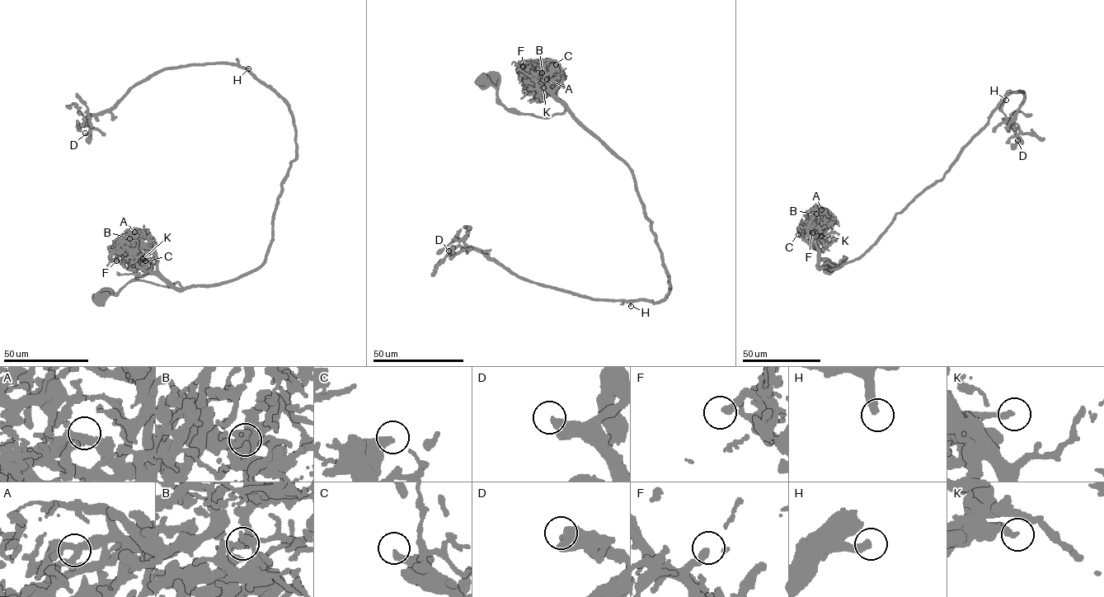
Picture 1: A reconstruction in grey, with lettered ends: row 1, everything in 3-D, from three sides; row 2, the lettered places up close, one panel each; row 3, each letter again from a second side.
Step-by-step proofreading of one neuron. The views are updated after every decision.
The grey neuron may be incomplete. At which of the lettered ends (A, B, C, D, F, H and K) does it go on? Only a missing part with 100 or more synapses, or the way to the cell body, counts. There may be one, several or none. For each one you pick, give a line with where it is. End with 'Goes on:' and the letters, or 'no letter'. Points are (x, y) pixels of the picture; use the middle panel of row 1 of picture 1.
H: (631, 306)
Goes on: H

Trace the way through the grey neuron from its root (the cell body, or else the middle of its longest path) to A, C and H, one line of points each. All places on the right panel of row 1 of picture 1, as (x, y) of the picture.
A: (830, 266), (826, 264), (840, 266), (846, 257), (834, 266), (828, 262), (819, 267), (808, 227), (821, 209)
C: (830, 266), (826, 264), (840, 266), (846, 257), (834, 266), (828, 262), (819, 267), (816, 248), (798, 234)
H: (830, 266), (846, 257), (820, 267), (835, 270), (864, 253), (897, 213), (942, 178), (1006, 100)

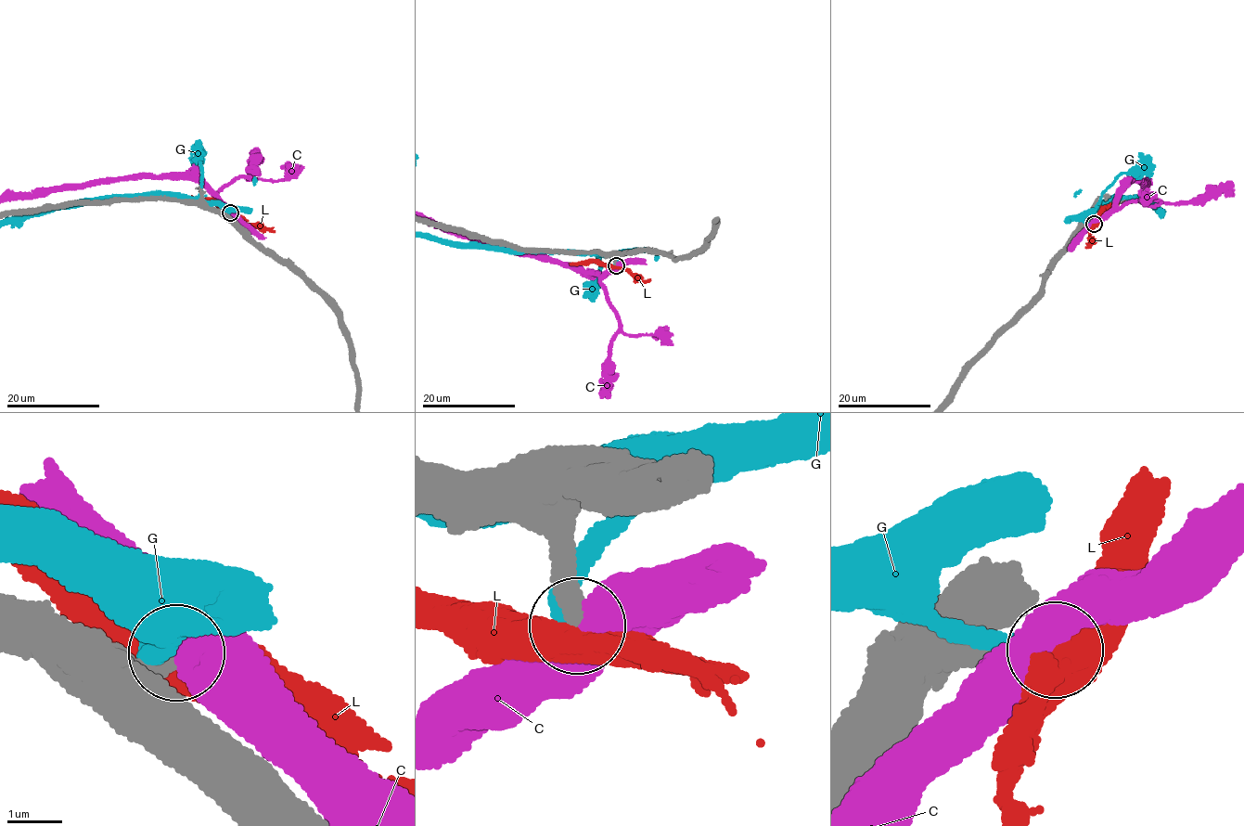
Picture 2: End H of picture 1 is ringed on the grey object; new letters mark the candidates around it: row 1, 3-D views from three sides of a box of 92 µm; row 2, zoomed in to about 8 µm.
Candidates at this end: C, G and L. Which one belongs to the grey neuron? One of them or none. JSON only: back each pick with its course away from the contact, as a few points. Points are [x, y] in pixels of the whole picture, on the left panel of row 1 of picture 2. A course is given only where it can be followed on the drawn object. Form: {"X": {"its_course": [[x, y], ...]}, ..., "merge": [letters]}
{"merge": []}

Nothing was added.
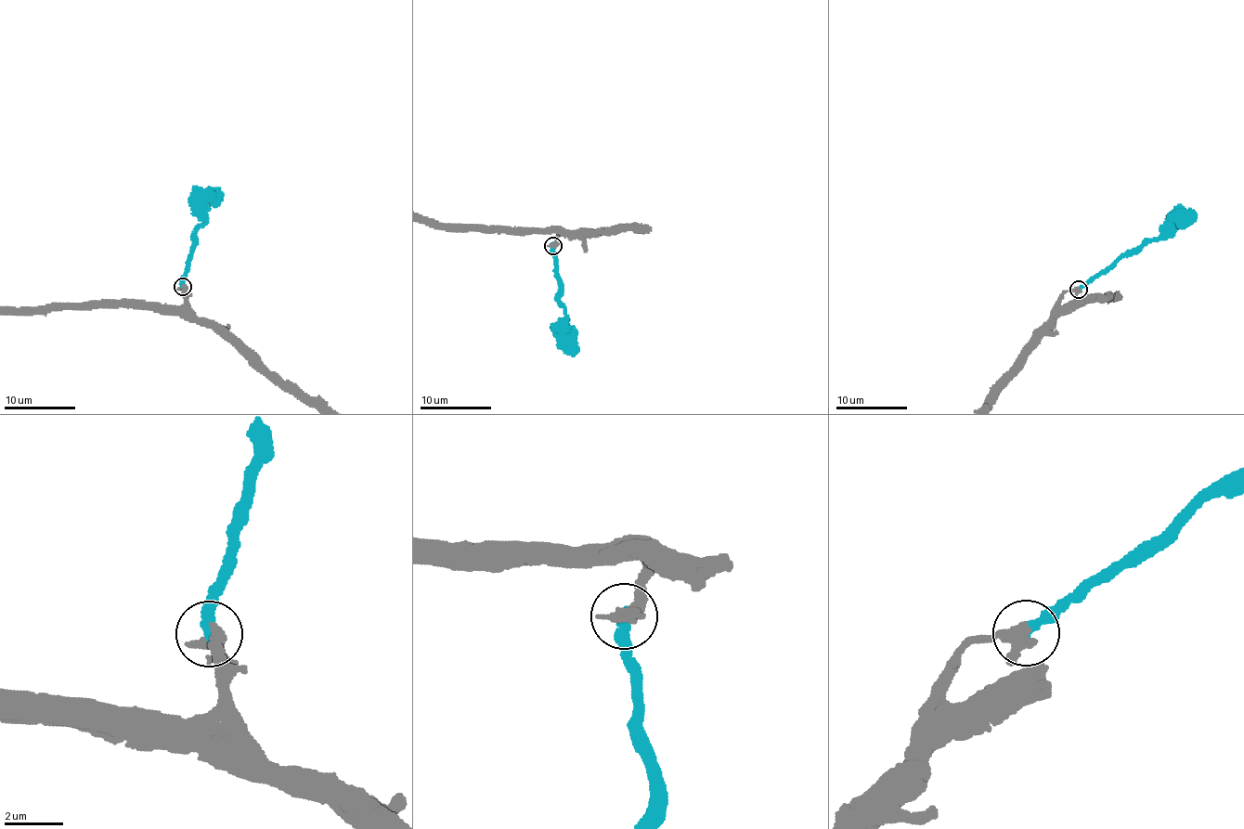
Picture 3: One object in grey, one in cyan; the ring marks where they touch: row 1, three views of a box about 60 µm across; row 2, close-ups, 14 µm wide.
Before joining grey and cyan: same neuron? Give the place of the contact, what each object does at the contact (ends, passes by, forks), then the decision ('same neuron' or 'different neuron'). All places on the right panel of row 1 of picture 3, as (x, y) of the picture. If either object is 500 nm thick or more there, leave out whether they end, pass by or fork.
(1079, 290) | grey passes by | cyan ends | same neuron

